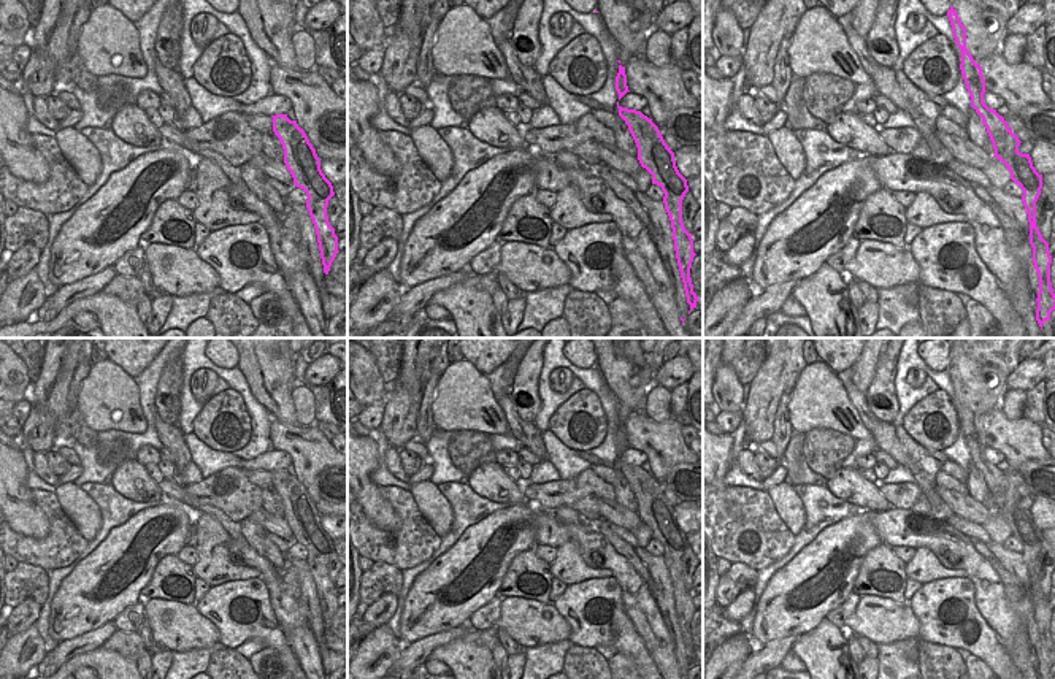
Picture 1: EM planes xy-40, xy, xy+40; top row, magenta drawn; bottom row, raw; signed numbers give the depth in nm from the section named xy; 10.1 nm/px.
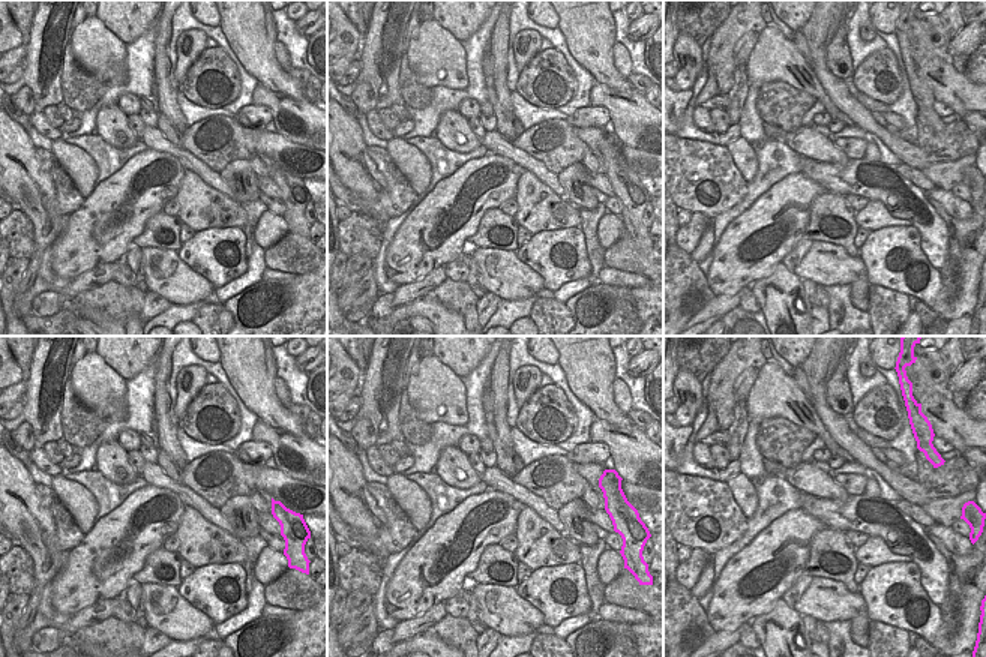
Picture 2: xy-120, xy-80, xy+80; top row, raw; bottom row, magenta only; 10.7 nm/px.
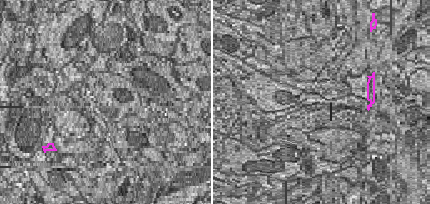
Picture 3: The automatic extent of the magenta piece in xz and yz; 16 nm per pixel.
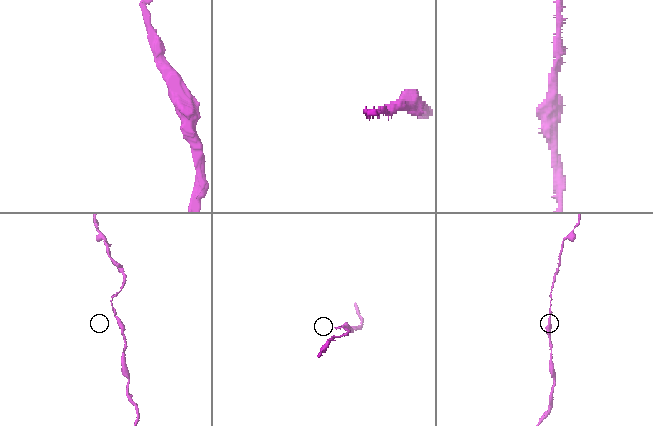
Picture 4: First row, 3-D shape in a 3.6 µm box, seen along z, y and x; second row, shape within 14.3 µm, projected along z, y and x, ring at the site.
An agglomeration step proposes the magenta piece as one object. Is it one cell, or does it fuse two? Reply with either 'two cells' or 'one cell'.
one cell

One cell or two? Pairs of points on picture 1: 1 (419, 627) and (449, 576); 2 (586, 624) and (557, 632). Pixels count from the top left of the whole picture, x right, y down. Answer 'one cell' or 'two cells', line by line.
1: one cell
2: two cells

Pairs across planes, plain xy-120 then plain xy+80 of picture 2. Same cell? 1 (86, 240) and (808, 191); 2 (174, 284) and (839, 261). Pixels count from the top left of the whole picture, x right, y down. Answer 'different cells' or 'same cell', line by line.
1: same cell
2: same cell

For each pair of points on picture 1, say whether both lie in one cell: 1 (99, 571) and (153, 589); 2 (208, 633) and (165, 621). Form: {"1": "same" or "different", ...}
{"1": "different", "2": "same"}

